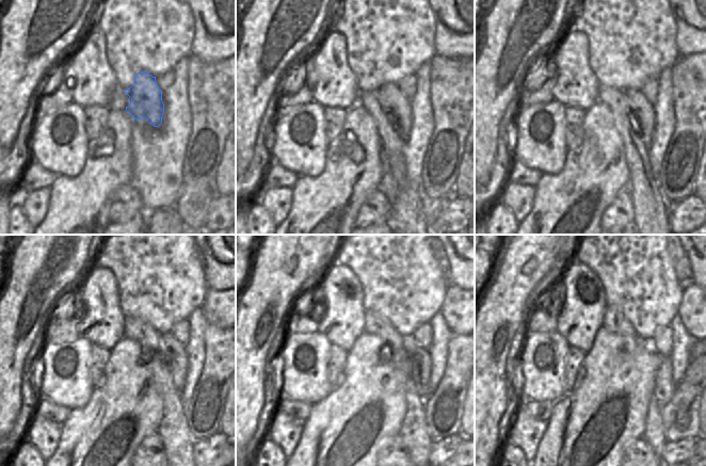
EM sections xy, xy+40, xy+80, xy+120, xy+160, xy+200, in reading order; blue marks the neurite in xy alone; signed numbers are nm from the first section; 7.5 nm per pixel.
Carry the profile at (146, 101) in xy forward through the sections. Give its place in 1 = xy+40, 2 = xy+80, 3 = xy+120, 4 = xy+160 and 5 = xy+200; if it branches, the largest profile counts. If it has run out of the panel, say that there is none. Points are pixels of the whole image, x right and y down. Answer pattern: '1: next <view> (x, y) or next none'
1: next xy+40 (392, 102)
2: next xy+80 (641, 113)
3: next xy+120 (178, 364)
4: next xy+160 (420, 359)
5: next xy+200 (664, 387)

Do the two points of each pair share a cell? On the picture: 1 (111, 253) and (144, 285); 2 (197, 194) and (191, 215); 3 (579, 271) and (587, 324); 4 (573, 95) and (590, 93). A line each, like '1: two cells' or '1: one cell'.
1: one cell
2: one cell
3: one cell
4: one cell

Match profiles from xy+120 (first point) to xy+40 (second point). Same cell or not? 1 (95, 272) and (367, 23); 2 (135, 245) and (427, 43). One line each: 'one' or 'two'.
1: two
2: one

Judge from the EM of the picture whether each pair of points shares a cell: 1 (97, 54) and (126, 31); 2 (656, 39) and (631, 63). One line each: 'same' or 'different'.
1: different
2: same

